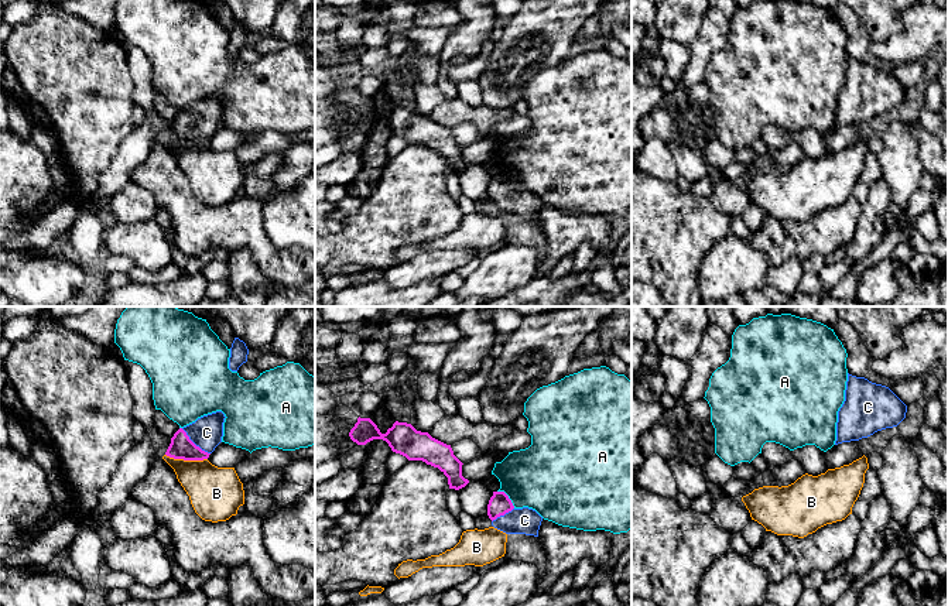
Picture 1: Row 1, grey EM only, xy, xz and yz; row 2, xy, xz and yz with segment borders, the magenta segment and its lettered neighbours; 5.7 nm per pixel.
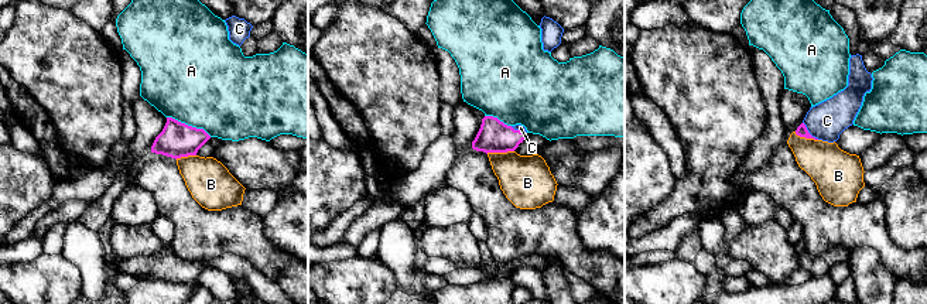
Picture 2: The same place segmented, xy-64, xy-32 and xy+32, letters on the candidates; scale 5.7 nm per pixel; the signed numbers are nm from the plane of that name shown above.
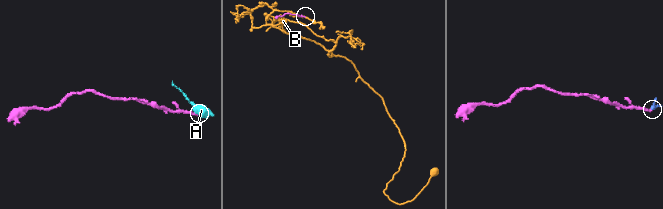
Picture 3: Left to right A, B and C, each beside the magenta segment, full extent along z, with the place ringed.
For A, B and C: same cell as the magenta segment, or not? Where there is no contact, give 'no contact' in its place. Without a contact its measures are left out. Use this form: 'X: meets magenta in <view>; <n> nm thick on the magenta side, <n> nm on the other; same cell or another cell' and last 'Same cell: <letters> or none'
A: meets magenta in xz; 120 nm thick on the magenta side, 400 nm on the other; another cell
B: meets magenta in xy; 140 nm thick on the magenta side, 300 nm on the other; another cell
C: meets magenta in xy; 140 nm thick on the magenta side, 180 nm on the other; same cell
Same cell: C

